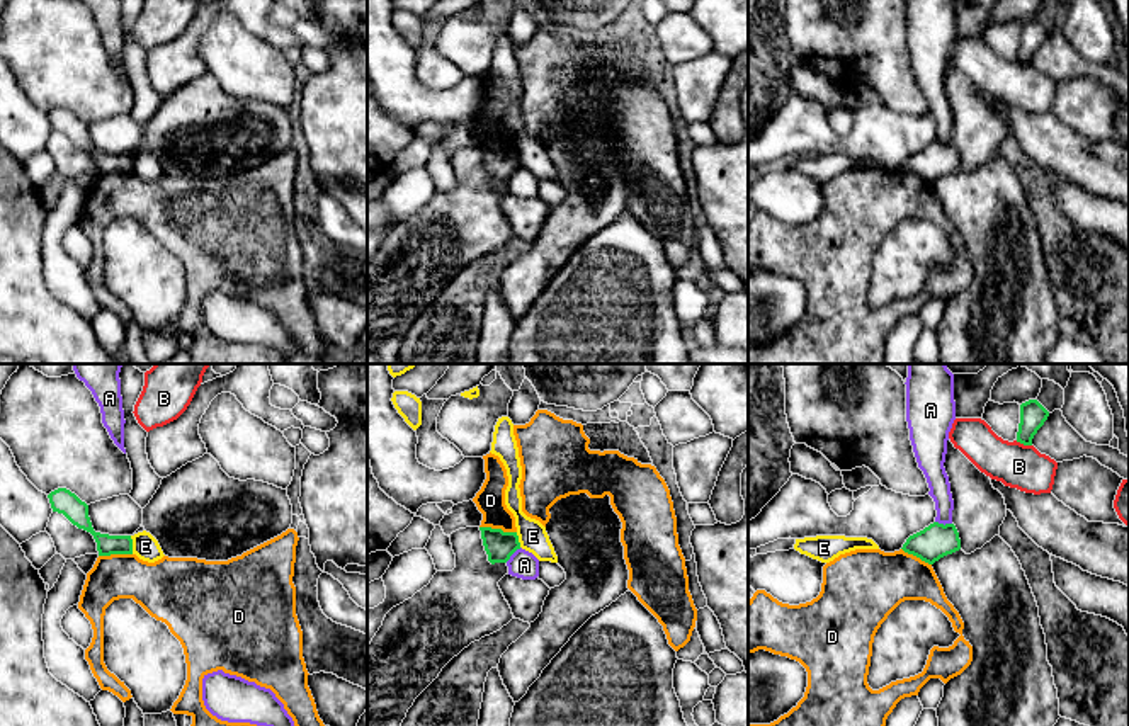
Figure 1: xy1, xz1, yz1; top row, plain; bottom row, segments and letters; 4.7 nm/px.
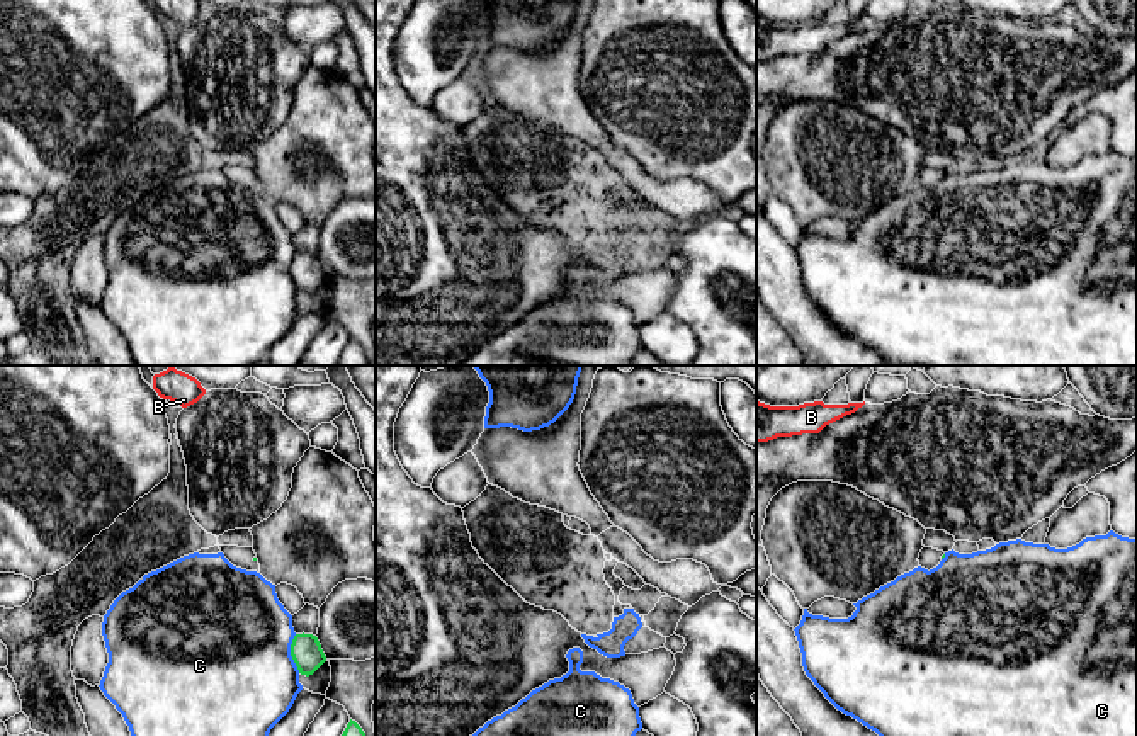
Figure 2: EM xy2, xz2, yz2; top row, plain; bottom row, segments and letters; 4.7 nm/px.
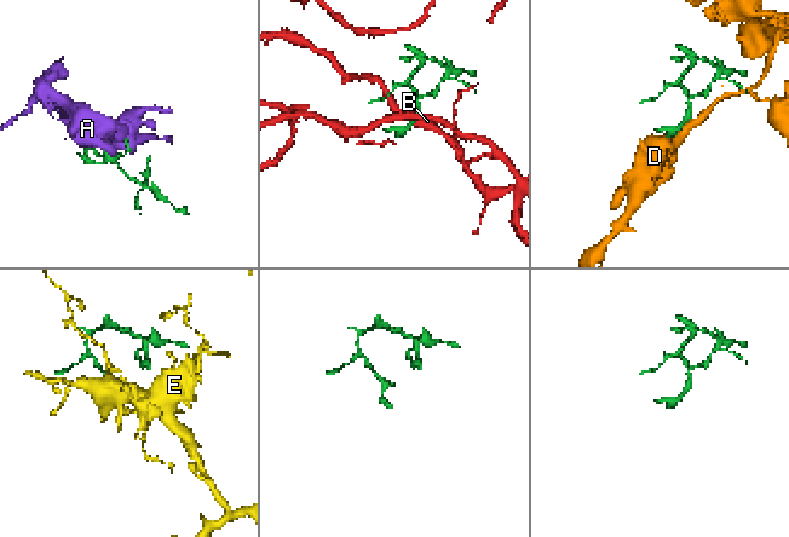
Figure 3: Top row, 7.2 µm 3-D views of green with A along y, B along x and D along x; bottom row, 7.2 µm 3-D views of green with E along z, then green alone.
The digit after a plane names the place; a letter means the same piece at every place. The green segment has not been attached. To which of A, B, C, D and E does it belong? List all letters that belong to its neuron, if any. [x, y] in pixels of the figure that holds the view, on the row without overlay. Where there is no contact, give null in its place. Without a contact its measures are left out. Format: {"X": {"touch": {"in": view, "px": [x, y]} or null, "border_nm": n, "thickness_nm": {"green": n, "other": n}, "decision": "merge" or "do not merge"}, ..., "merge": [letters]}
{"A": {"touch": {"in": "xz1", "px": [512, 172]}, "border_nm": 100, "thickness_nm": {"green": 140, "other": 130}, "decision": "do not merge"}, "B": {"touch": {"in": "yz1", "px": [1024, 63]}, "border_nm": 80, "thickness_nm": {"green": 130, "other": 220}, "decision": "do not merge"}, "C": {"touch": {"in": "xy2", "px": [291, 272]}, "border_nm": 190, "thickness_nm": {"green": 150, "other": 500}, "decision": "do not merge"}, "D": {"touch": {"in": "xz1", "px": [499, 148]}, "border_nm": 180, "thickness_nm": {"green": 140, "other": 140}, "decision": "do not merge"}, "E": {"touch": {"in": "xy1", "px": [131, 164]}, "border_nm": 90, "thickness_nm": {"green": 100, "other": 120}, "decision": "do not merge"}, "merge": []}

